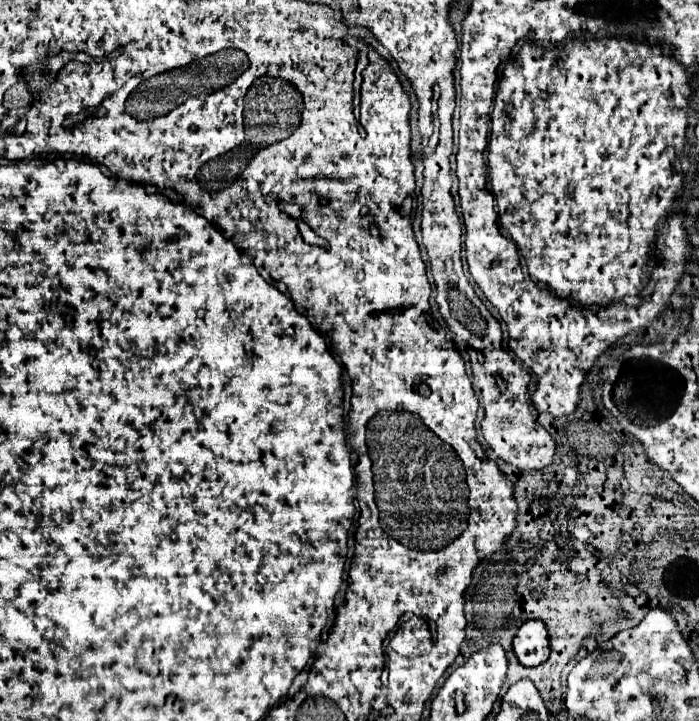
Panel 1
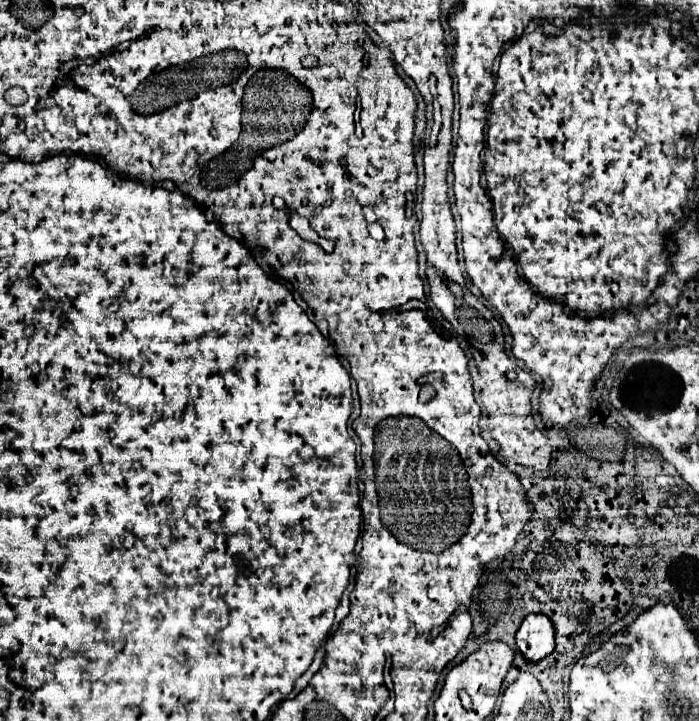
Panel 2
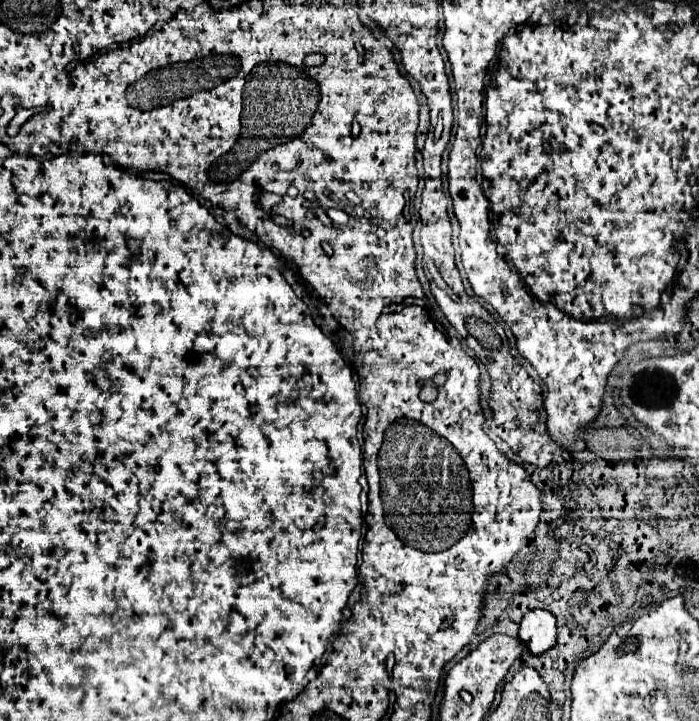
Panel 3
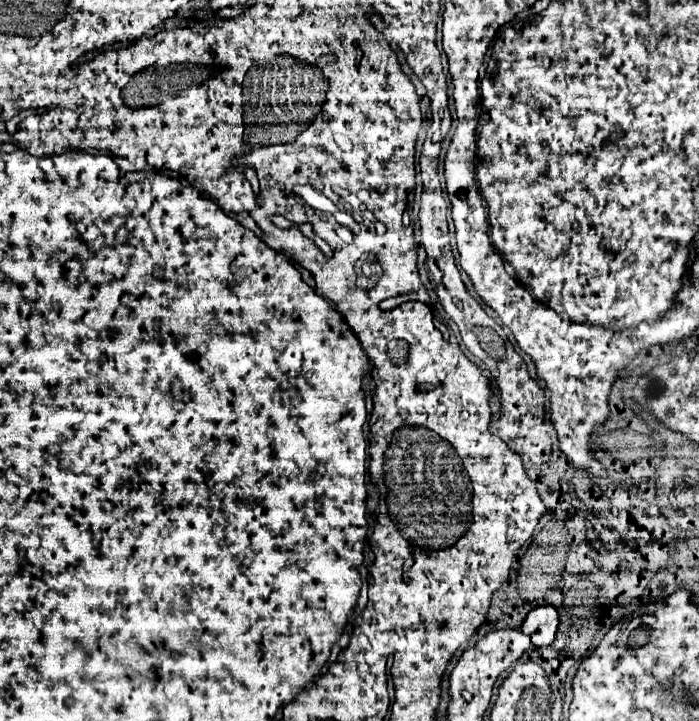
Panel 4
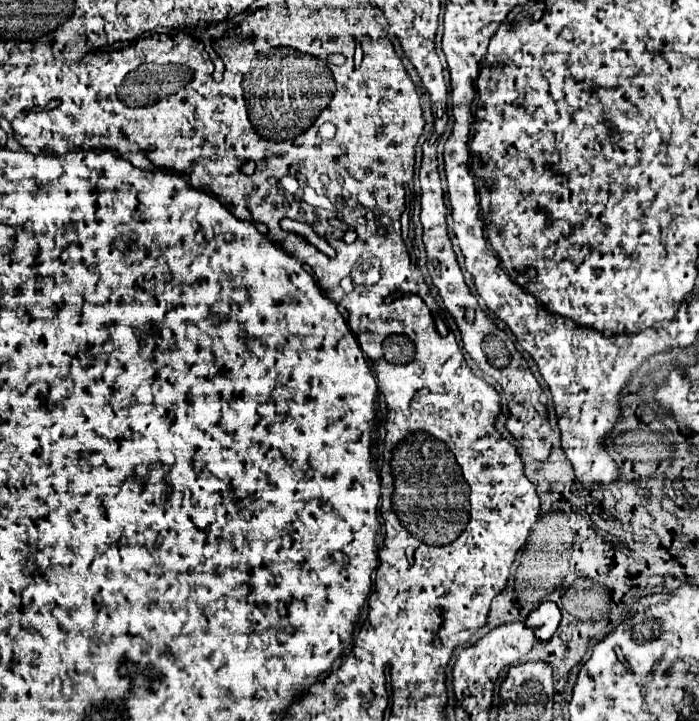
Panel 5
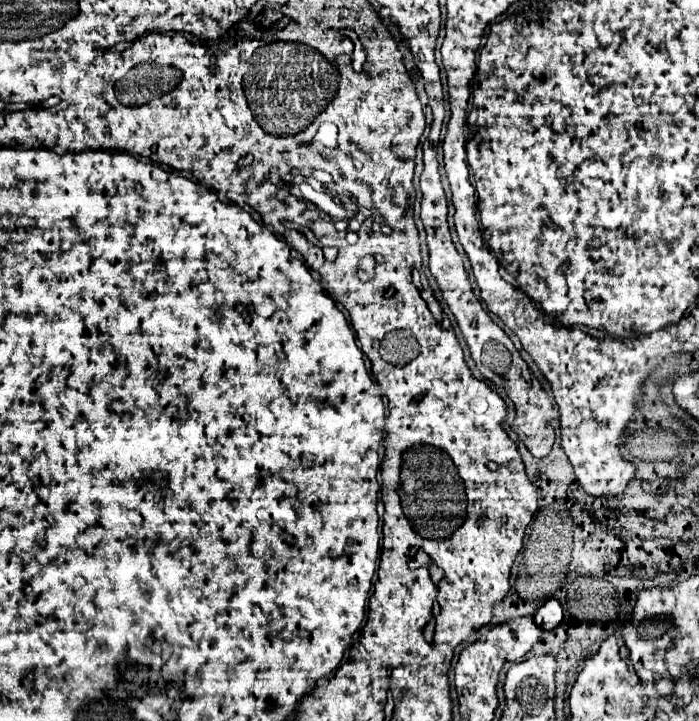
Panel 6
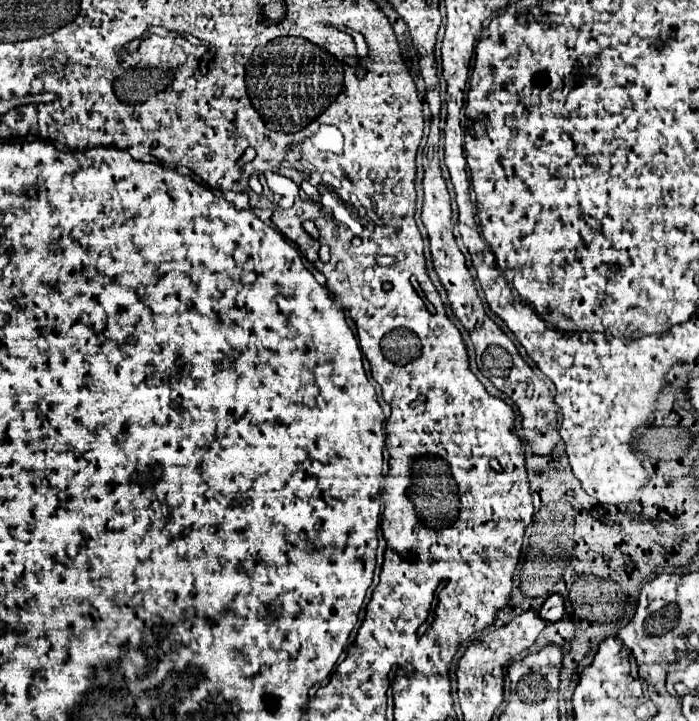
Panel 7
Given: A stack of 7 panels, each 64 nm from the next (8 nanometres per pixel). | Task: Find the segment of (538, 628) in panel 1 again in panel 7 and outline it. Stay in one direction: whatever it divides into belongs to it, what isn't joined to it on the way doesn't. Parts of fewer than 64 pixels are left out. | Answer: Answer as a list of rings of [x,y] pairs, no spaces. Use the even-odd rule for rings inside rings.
[[[560,594],[548,596],[548,600],[542,604],[538,616],[542,616],[542,620],[546,620],[546,622],[558,622],[564,616],[564,598]]]

